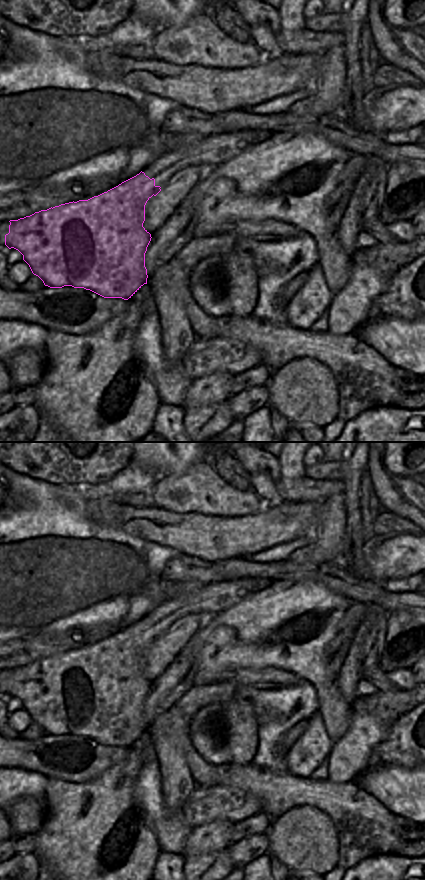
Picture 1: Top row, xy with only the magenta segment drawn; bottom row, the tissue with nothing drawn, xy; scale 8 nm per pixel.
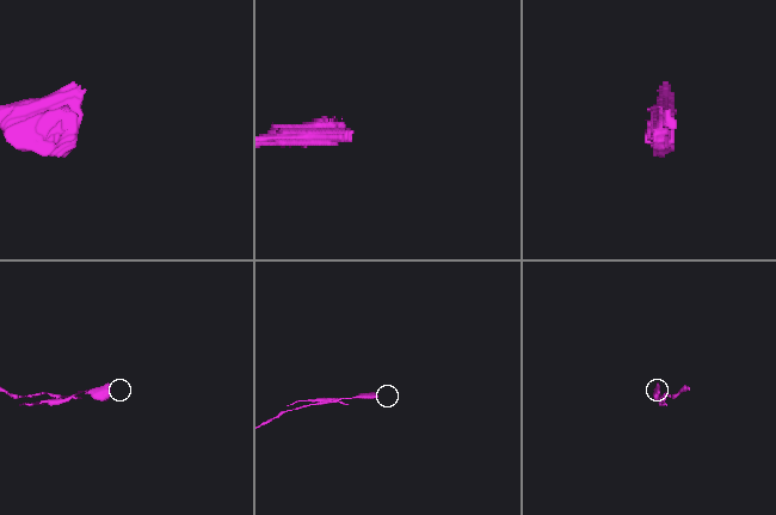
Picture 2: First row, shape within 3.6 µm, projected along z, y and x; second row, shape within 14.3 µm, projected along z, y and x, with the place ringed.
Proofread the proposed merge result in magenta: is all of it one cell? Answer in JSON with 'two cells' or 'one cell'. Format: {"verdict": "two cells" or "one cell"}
{"verdict": "two cells"}

